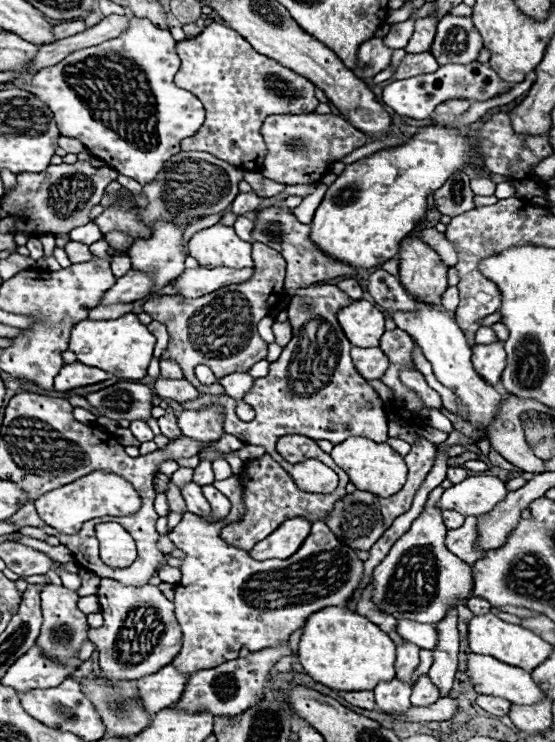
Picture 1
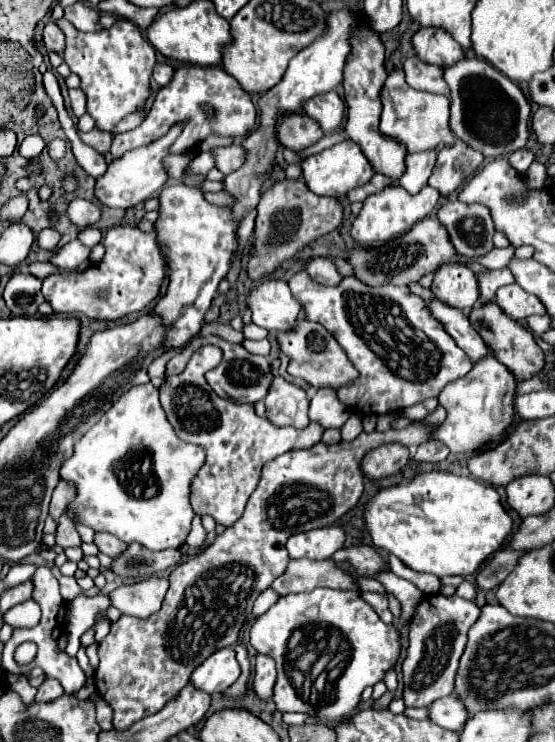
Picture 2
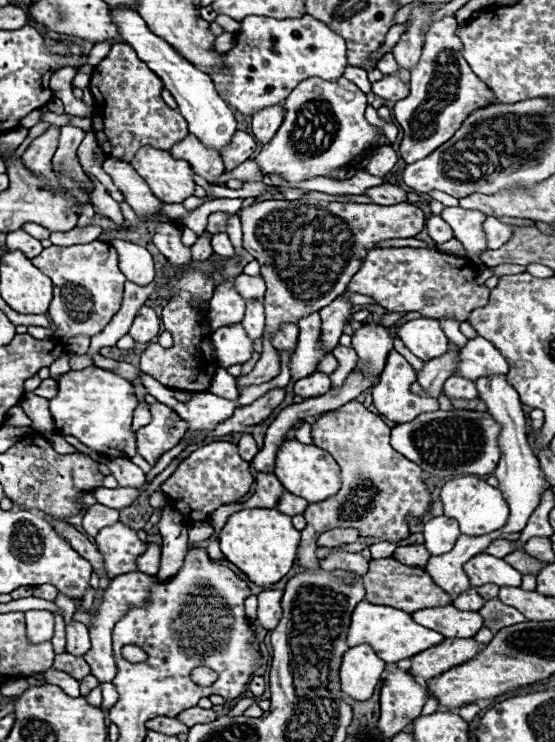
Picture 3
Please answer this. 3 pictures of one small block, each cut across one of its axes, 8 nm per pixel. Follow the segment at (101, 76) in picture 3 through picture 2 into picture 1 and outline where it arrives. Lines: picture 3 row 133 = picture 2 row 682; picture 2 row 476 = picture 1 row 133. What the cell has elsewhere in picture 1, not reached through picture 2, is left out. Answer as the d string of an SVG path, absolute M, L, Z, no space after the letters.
M316 112L268 116L262 126L262 136L268 150L262 174L280 184L318 182L334 162L366 144L366 134L354 128L346 118Z

